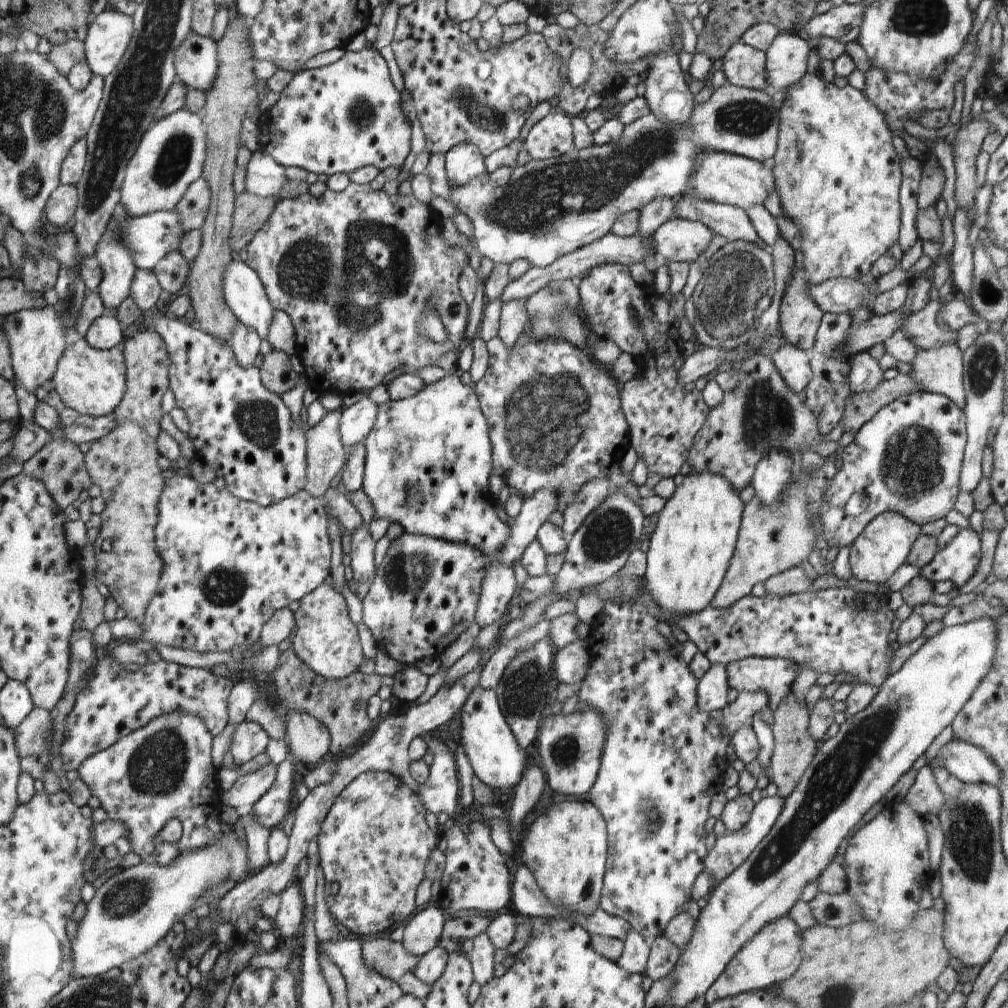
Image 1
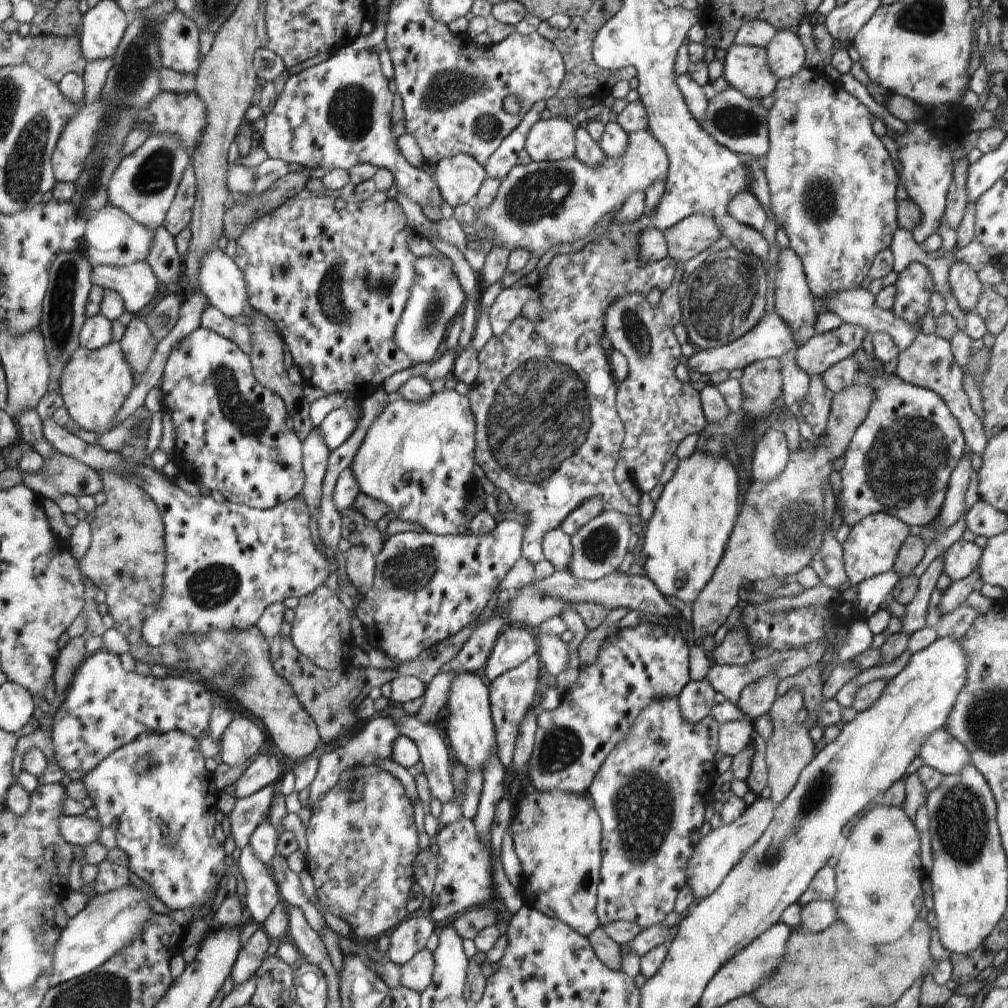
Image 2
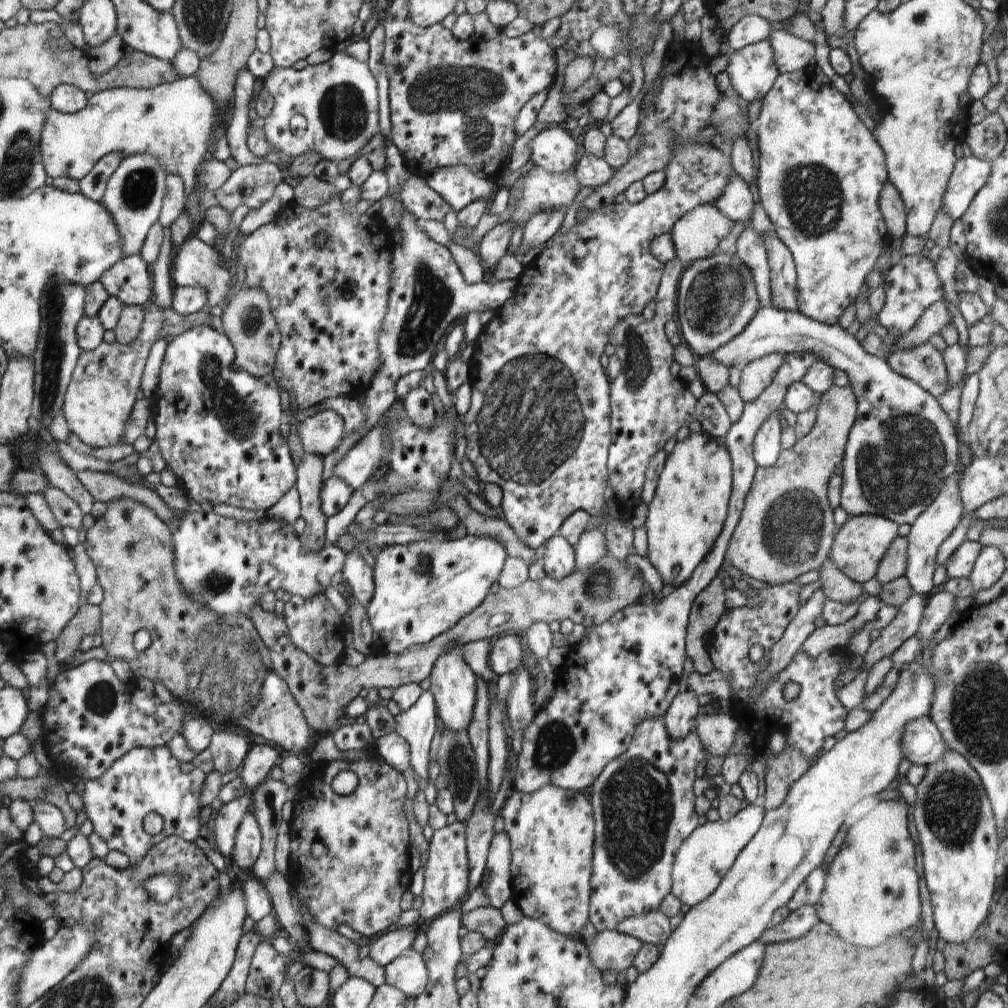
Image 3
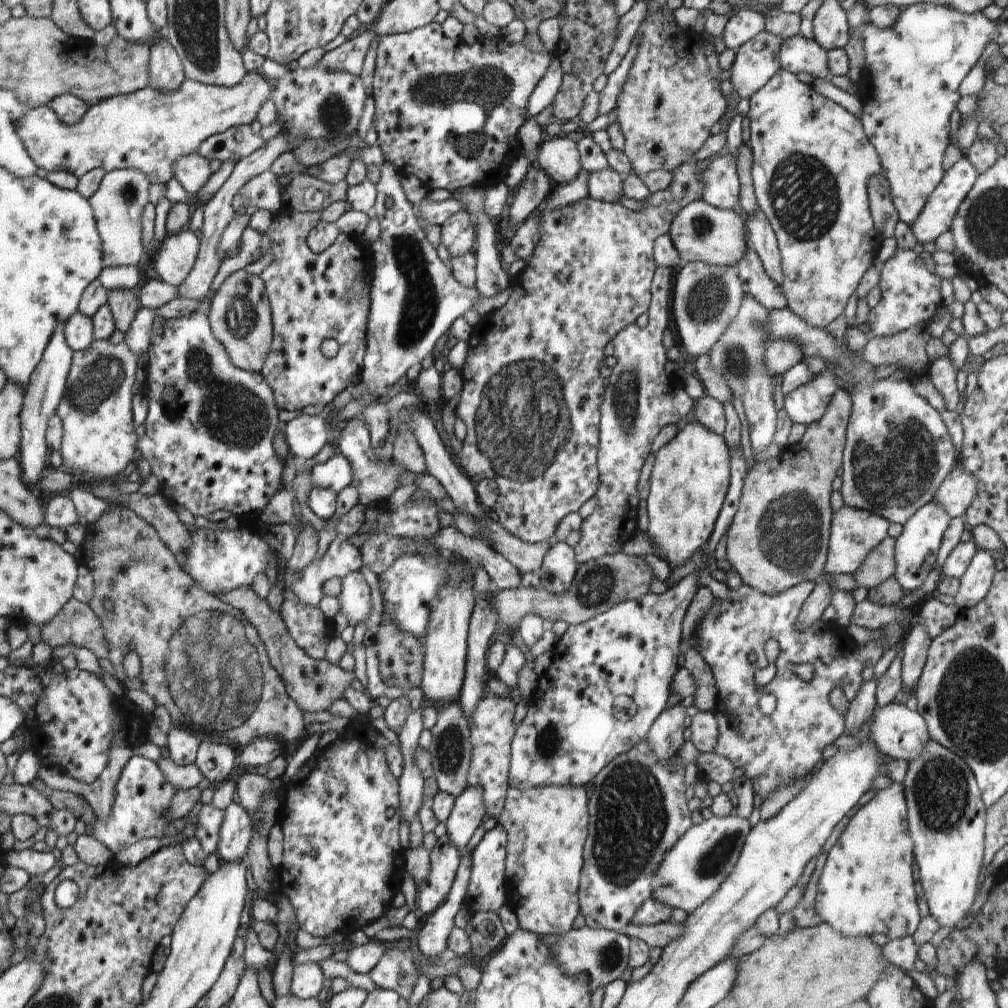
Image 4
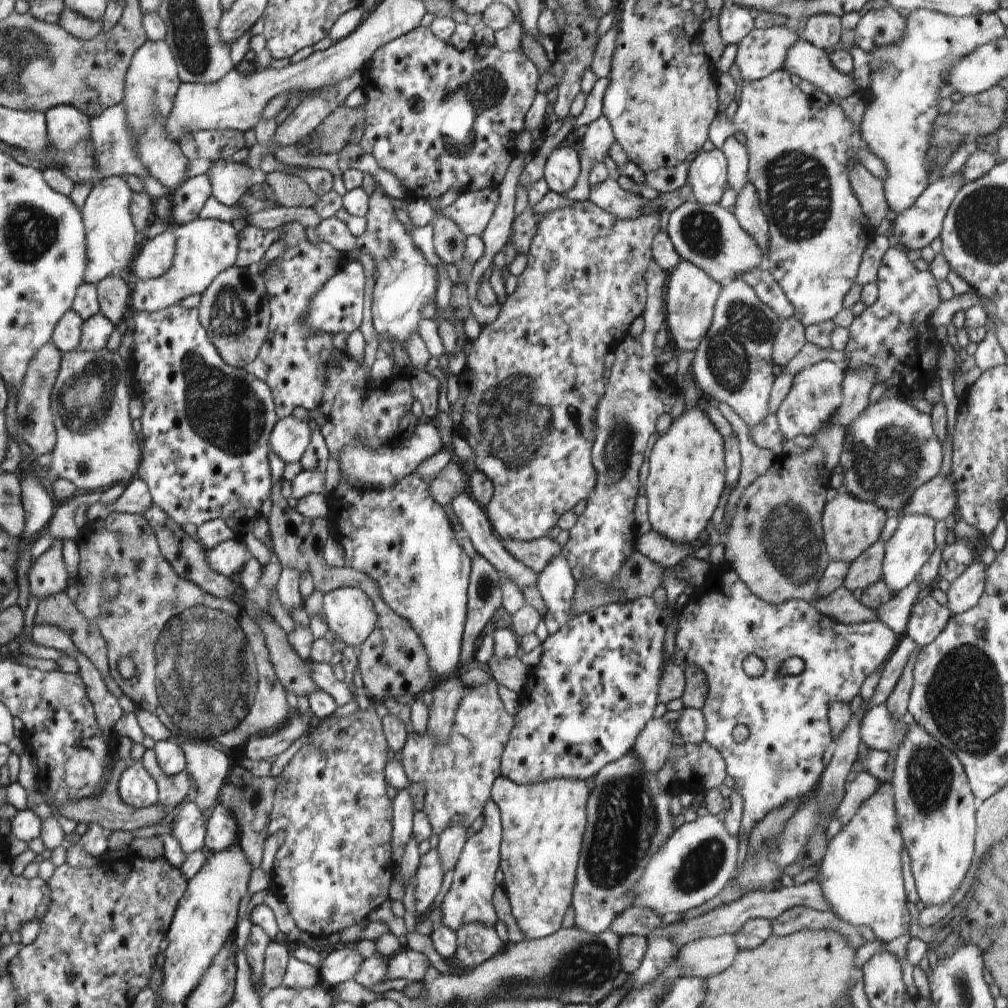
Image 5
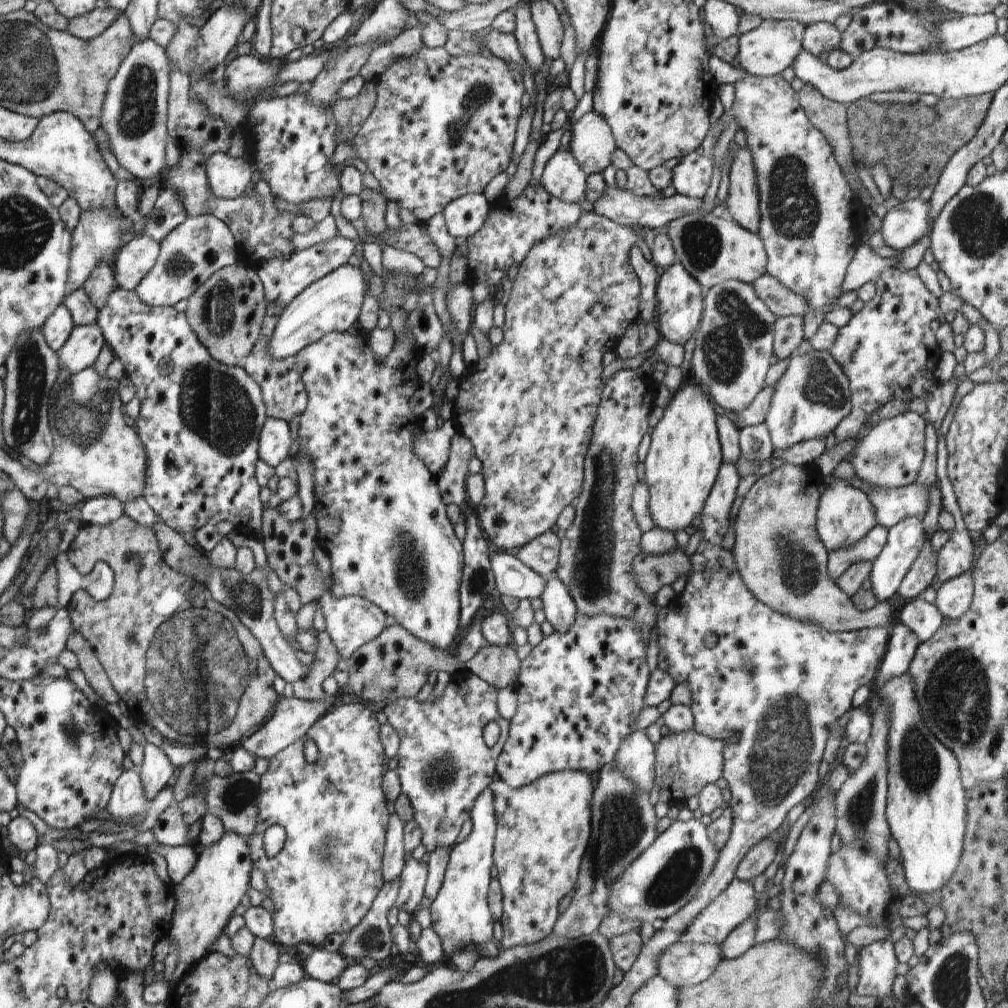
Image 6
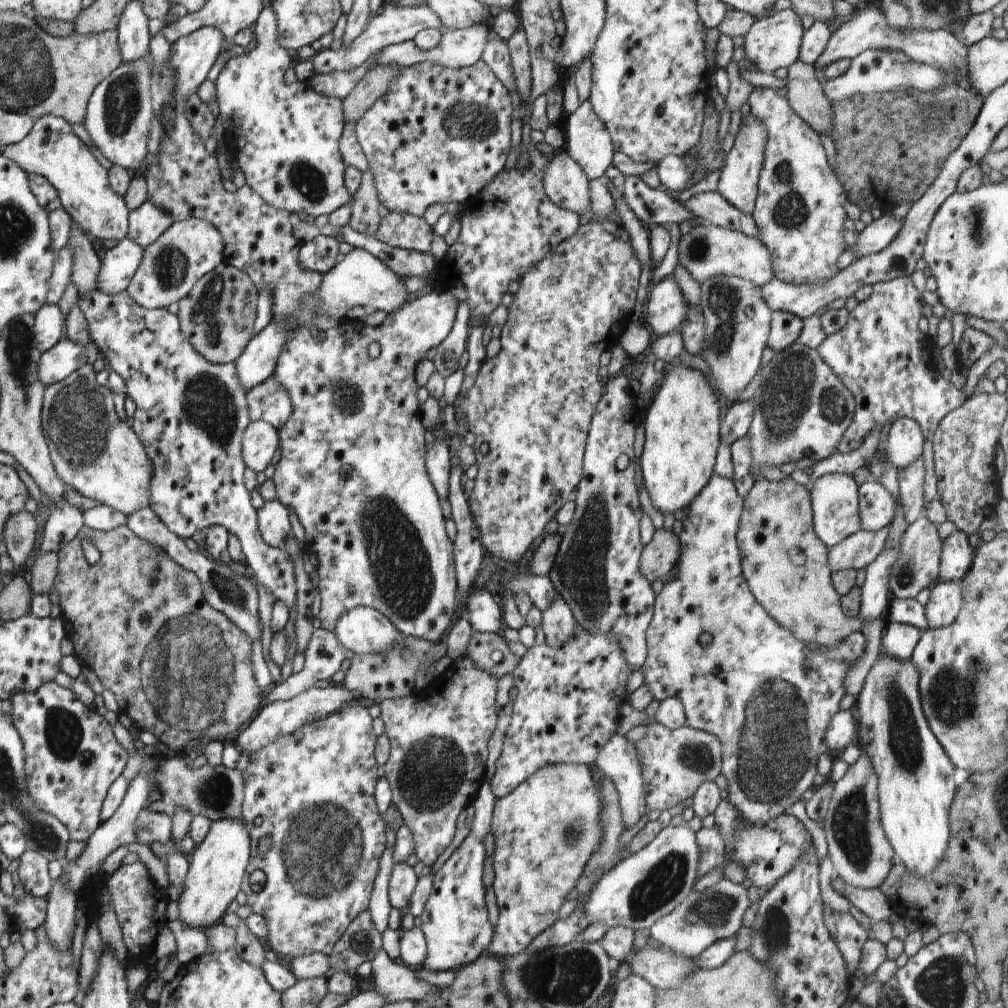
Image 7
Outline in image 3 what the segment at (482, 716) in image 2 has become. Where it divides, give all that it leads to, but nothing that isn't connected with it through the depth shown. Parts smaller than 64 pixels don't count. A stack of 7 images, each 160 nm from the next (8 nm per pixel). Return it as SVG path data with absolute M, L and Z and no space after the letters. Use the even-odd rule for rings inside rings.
M454 646L452 650L444 652L438 658L438 662L432 668L428 678L430 678L430 690L432 690L436 700L438 716L442 719L446 730L450 730L450 732L466 730L468 732L468 726L470 726L470 720L472 720L472 710L474 710L474 704L476 704L478 686L476 686L477 677L462 658L461 648Z

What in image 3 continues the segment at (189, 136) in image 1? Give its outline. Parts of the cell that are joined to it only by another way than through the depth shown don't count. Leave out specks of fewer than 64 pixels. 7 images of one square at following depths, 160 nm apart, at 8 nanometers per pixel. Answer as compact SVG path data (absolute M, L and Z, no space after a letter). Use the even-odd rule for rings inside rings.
M134 154L124 157L116 172L108 180L100 202L108 208L108 212L112 214L112 220L119 227L120 238L124 238L124 257L140 255L141 247L152 224L159 222L160 210L166 194L167 176L160 158L150 154Z

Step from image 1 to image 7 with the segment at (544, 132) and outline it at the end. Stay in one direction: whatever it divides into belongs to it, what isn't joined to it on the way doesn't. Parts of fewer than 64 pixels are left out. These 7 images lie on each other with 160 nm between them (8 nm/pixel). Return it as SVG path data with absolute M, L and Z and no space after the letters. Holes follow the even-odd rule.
M564 150L547 161L543 185L548 198L556 206L580 216L591 204L589 197L590 180L579 164L576 164Z

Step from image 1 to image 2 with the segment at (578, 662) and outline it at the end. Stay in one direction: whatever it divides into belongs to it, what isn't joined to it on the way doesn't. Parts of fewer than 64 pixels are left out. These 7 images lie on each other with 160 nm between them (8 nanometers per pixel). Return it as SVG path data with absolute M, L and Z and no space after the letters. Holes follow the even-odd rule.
M540 631L535 638L539 654L539 659L548 674L556 676L568 666L569 649L567 643L562 641L559 636L549 635Z

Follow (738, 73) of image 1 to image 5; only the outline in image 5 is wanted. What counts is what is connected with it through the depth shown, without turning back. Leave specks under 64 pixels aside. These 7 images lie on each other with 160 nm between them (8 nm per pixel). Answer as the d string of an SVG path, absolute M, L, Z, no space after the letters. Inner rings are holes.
M786 25L773 26L767 29L757 29L754 27L737 45L736 66L740 70L741 77L744 81L755 81L767 77L774 71L782 70L788 49L800 38L796 31L789 30Z

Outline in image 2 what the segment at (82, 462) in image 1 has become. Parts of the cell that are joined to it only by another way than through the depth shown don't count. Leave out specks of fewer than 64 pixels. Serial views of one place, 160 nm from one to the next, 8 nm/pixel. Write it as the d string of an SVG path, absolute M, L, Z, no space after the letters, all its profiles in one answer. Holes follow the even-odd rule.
M58 452L45 461L43 473L24 473L23 484L42 498L54 502L63 494L78 498L104 490L103 479L96 470Z

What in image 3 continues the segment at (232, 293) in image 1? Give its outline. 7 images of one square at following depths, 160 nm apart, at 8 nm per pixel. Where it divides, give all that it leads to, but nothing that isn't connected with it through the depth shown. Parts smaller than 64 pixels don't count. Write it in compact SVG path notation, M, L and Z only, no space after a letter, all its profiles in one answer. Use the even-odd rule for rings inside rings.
M193 235L180 246L180 250L174 256L172 280L176 283L176 287L200 286L200 288L204 288L207 304L210 308L214 306L225 307L228 304L228 292L232 289L232 275L226 268L220 266L220 259L221 254L216 252L213 246L208 246Z

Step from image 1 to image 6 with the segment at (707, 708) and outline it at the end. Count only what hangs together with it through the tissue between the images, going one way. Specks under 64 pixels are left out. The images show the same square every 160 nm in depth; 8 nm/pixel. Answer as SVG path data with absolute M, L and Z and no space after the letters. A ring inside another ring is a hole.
M646 730L632 731L618 747L614 761L640 792L649 794L656 776L655 744L646 736Z

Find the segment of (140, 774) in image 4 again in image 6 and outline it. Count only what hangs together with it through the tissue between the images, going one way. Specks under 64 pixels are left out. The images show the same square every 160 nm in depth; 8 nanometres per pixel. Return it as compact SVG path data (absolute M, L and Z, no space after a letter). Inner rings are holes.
M138 768L125 770L112 789L108 814L119 819L130 818L143 813L147 804Z

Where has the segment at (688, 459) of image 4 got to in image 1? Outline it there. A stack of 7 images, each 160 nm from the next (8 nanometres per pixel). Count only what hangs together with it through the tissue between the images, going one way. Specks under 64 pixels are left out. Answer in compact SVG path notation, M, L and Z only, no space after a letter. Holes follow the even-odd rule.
M688 473L659 512L646 553L645 588L661 608L663 620L700 612L709 606L728 570L745 504L719 474Z

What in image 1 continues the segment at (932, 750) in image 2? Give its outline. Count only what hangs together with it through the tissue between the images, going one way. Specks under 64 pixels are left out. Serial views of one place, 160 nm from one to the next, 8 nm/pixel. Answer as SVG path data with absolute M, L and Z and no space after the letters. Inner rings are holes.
M953 738L940 748L938 756L941 766L948 774L963 783L983 782L999 785L1000 773L997 766L977 746Z

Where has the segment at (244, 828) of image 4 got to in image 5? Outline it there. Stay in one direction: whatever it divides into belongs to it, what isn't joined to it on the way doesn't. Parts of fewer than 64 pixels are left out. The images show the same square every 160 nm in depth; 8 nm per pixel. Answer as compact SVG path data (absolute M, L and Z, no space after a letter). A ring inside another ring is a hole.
M216 803L206 823L205 845L212 852L220 852L236 844L239 828L235 816L223 804Z

